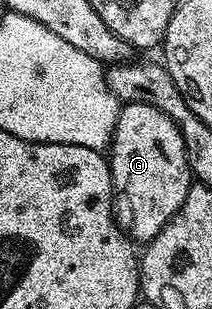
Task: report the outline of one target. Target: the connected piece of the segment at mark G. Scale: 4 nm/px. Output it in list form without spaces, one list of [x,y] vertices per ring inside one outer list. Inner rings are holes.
[[[129,102],[117,116],[109,147],[109,165],[115,185],[114,209],[125,223],[127,233],[146,244],[159,235],[163,225],[181,208],[185,192],[193,185],[185,140],[165,112],[153,108],[153,104]]]

